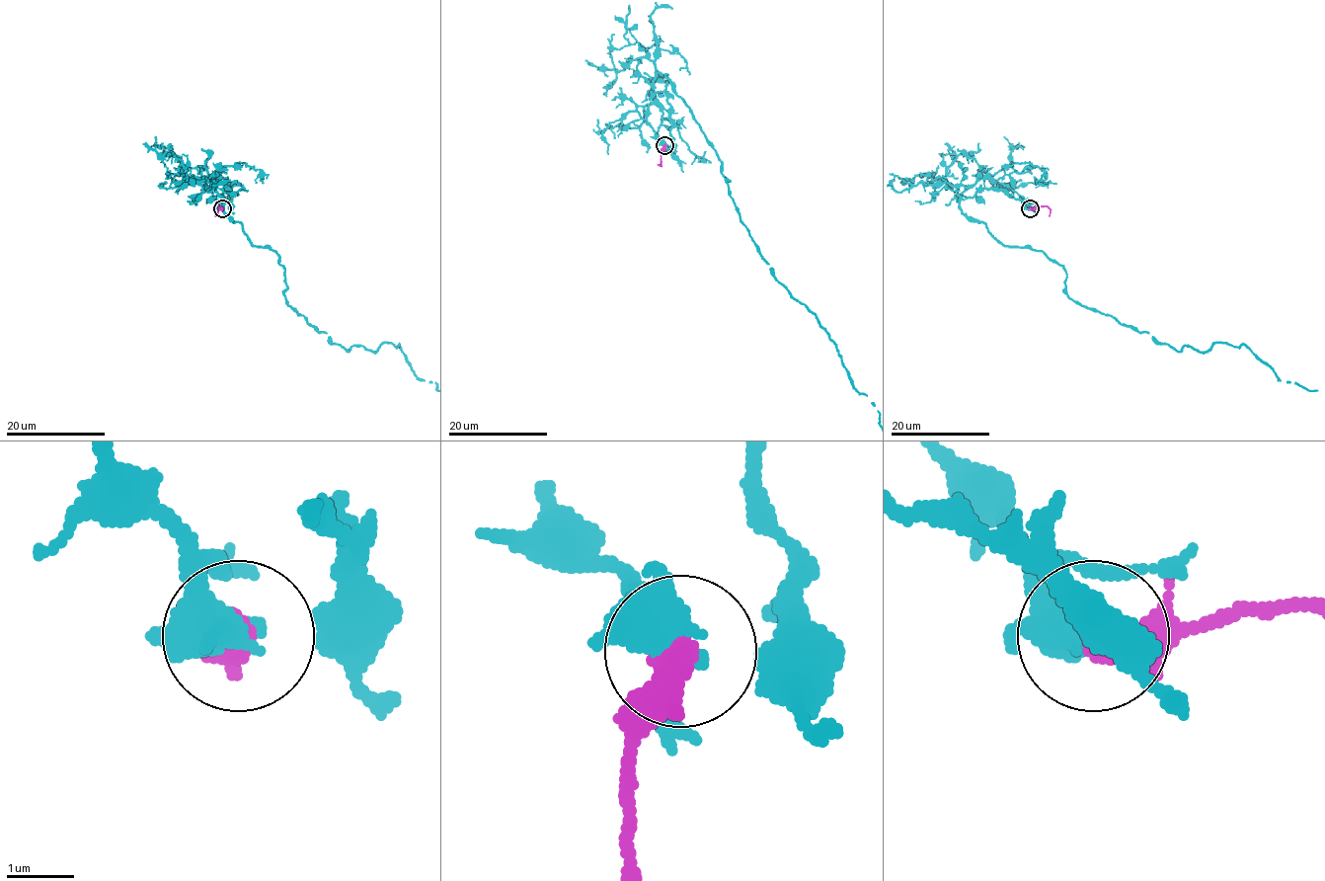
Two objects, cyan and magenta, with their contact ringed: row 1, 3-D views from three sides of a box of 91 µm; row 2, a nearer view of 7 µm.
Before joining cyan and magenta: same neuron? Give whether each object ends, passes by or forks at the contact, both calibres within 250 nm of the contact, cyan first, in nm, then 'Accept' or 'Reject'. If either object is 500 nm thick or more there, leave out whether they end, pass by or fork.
Thickness 360 nm (cyan) against 500 nm. Reject

